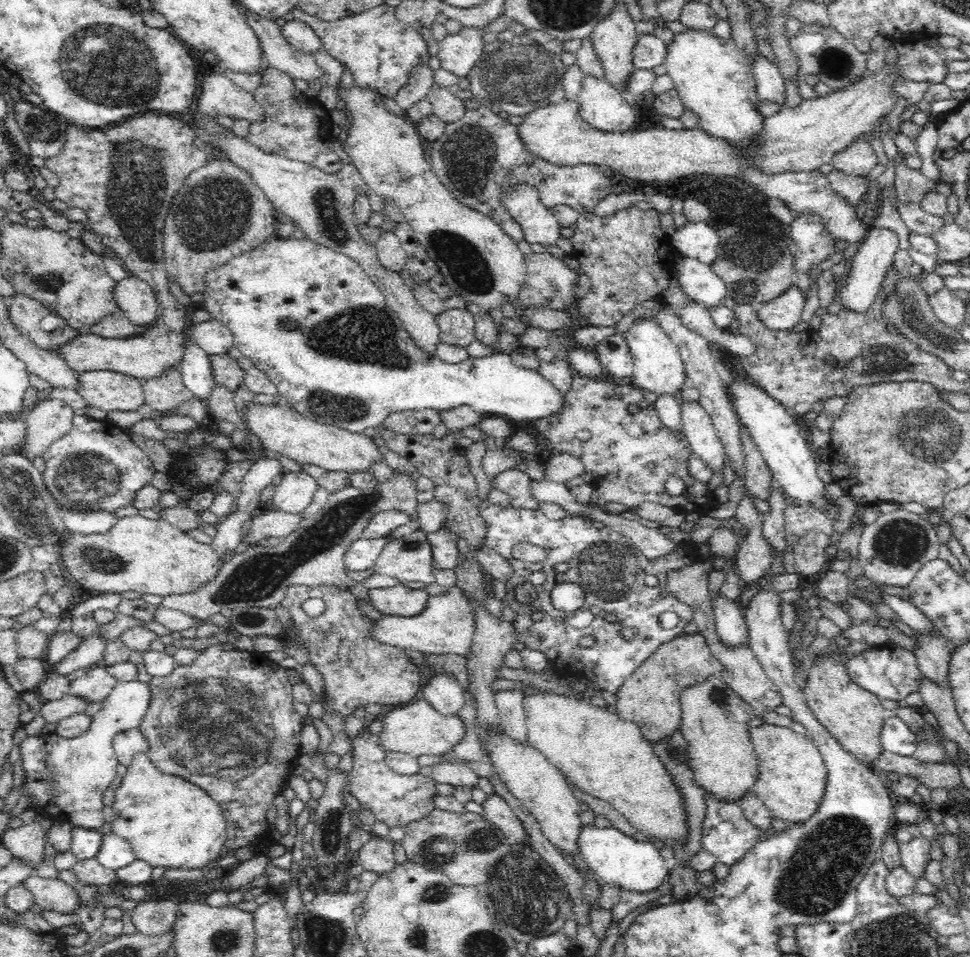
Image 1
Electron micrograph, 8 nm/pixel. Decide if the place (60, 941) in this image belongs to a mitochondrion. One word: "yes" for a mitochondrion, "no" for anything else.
no

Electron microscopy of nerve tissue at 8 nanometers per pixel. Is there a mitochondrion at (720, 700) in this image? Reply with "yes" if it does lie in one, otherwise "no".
yes

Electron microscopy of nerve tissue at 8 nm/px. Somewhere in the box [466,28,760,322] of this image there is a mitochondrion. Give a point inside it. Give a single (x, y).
(519, 75)

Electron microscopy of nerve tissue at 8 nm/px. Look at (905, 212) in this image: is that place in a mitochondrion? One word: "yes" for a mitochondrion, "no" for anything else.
no

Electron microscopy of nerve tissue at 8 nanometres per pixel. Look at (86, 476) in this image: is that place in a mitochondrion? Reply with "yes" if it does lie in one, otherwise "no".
yes

